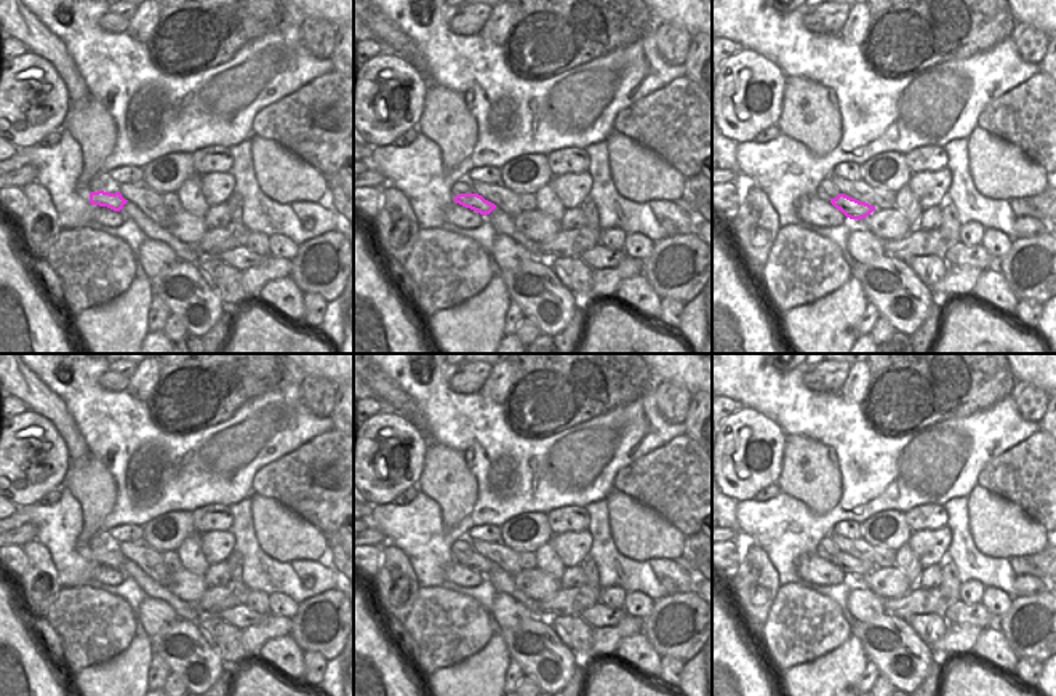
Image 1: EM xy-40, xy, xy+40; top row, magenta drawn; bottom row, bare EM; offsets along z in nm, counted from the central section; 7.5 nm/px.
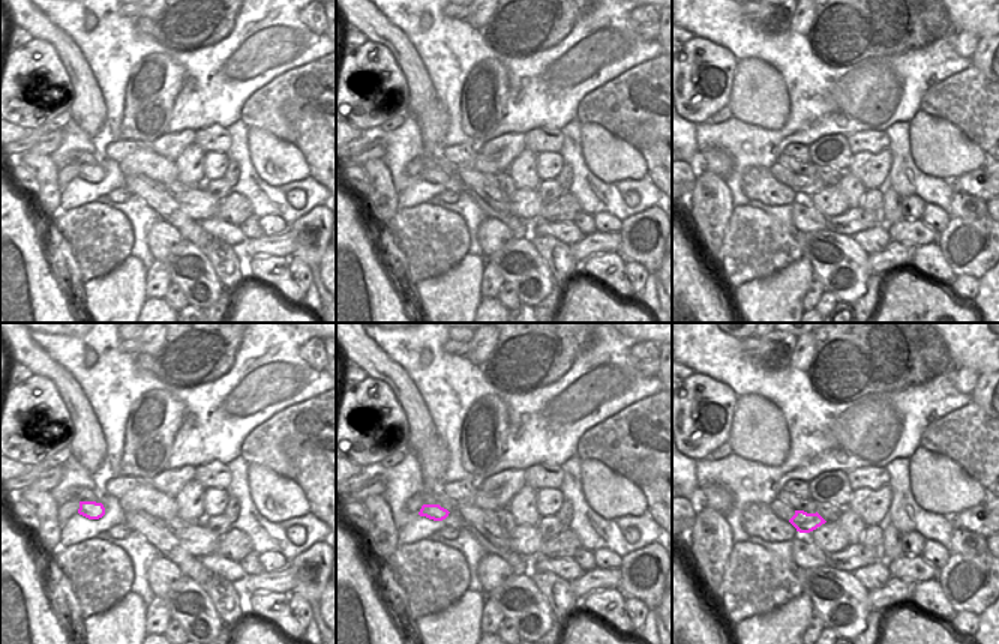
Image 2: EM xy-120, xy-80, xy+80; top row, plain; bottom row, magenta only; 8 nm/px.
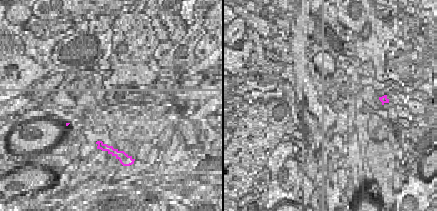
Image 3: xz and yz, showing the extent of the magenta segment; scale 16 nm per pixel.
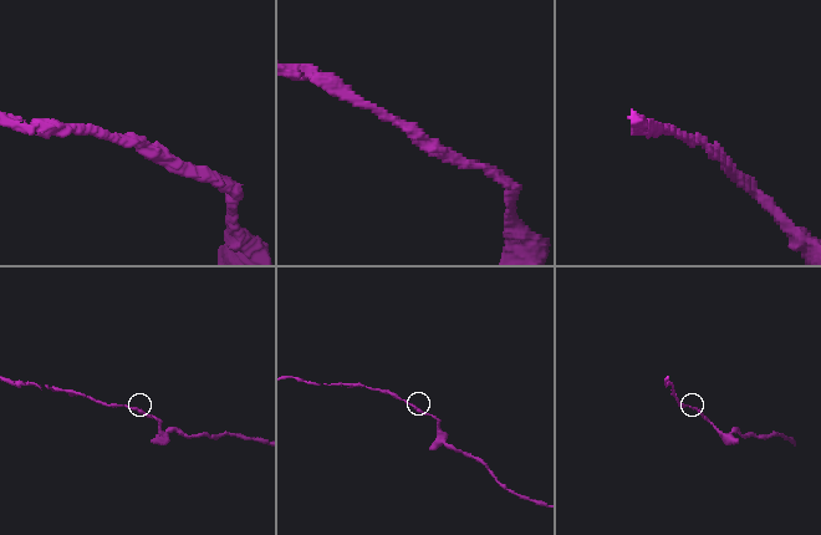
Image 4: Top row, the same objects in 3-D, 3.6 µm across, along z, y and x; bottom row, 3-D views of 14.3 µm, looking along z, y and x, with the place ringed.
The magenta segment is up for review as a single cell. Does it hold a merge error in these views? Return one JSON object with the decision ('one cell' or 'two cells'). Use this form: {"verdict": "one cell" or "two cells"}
{"verdict": "one cell"}

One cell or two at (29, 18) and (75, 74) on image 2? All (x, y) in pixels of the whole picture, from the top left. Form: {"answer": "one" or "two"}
{"answer": "one"}

